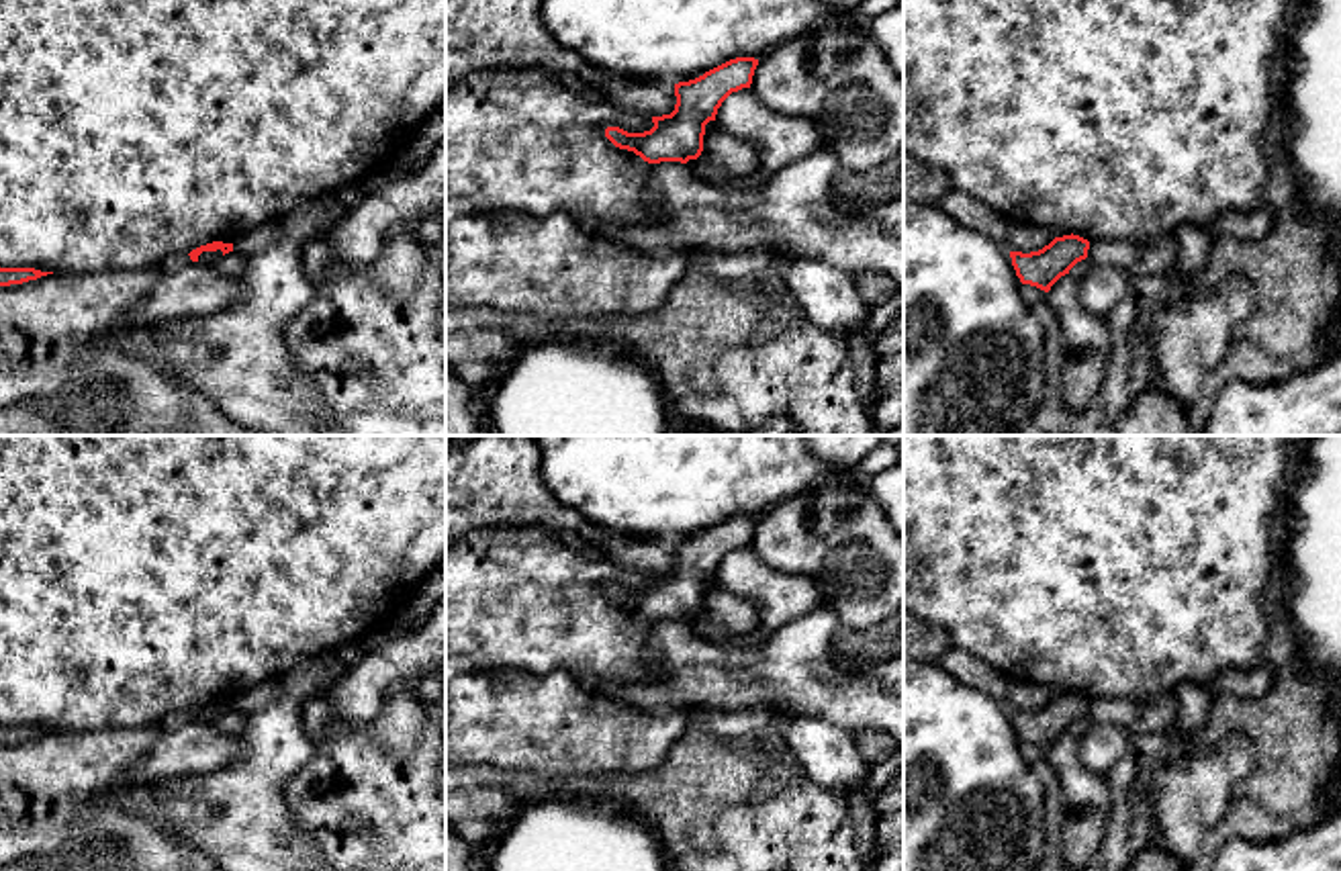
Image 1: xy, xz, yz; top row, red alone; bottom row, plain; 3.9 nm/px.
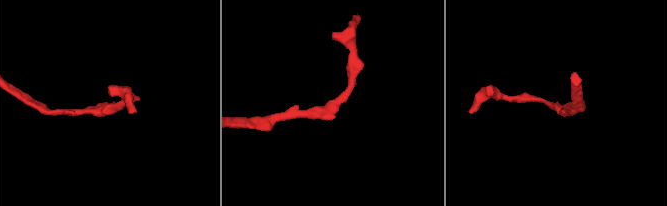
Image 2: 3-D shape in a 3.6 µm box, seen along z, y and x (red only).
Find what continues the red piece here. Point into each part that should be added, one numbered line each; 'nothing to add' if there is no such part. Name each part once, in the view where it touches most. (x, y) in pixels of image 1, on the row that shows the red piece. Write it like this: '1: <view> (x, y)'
nothing to add

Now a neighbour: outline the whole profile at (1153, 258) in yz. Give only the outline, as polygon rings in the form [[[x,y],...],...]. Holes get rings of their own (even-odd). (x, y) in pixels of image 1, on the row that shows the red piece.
[[[1173,235],[1155,237],[1147,243],[1094,241],[1088,249],[1094,264],[1112,264],[1132,280],[1141,276],[1175,276],[1177,241]]]

